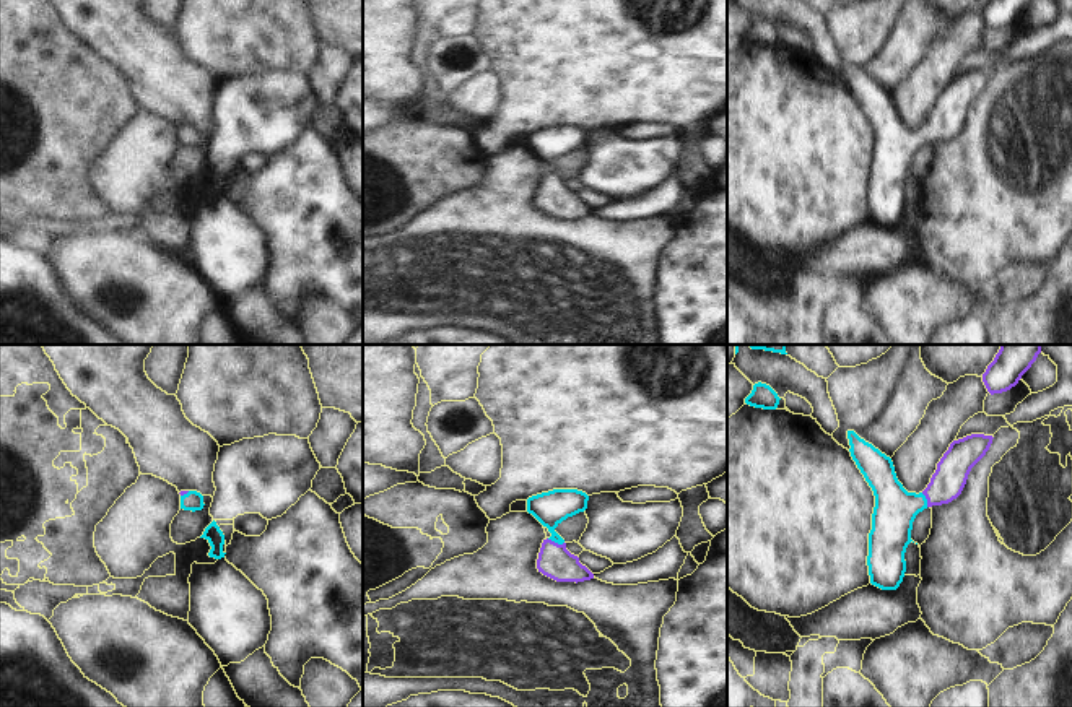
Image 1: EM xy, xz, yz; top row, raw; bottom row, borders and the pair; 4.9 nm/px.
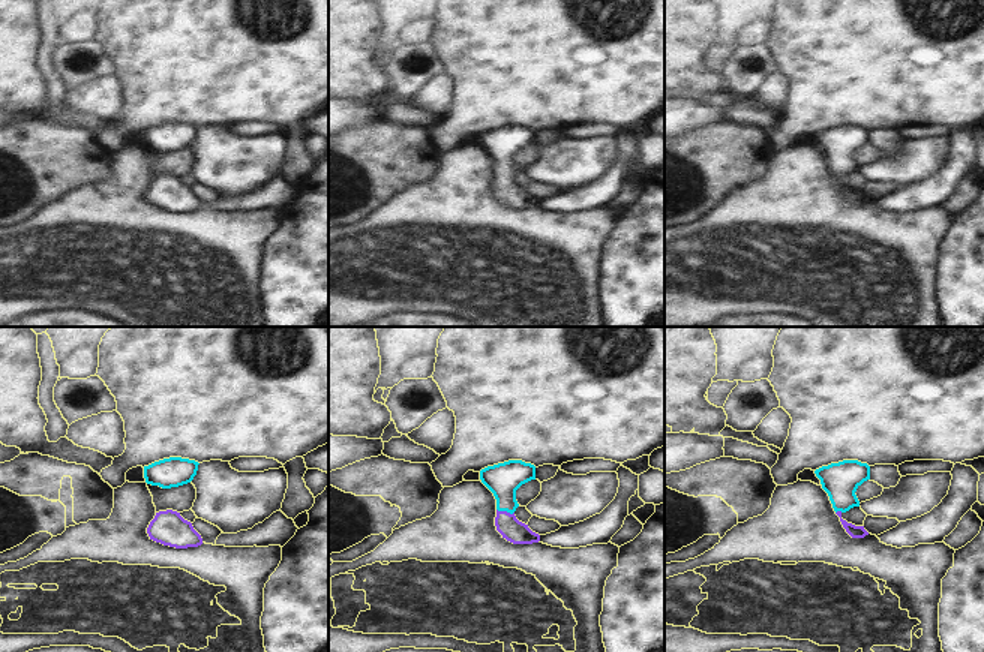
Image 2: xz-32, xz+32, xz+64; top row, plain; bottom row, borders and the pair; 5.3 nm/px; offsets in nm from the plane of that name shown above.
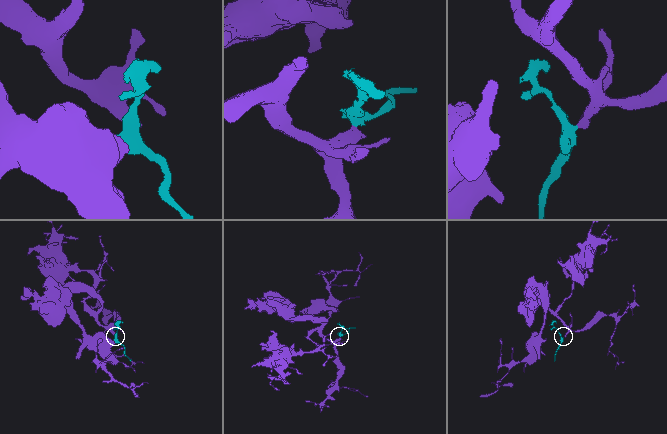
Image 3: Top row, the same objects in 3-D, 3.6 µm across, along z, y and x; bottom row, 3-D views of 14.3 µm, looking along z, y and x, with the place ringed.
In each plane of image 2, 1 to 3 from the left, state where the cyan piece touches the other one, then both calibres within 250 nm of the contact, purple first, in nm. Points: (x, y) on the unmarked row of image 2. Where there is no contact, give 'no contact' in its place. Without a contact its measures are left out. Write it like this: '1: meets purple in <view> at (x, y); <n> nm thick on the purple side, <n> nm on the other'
1: no contact
2: meets purple in xz+32 at (506, 176); 120 nm thick on the purple side, 180 nm on the other
3: meets purple in xz+64 at (839, 176); 70 nm thick on the purple side, 190 nm on the other

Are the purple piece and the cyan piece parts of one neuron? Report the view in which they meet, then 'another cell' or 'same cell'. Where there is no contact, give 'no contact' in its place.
xz | same cell

